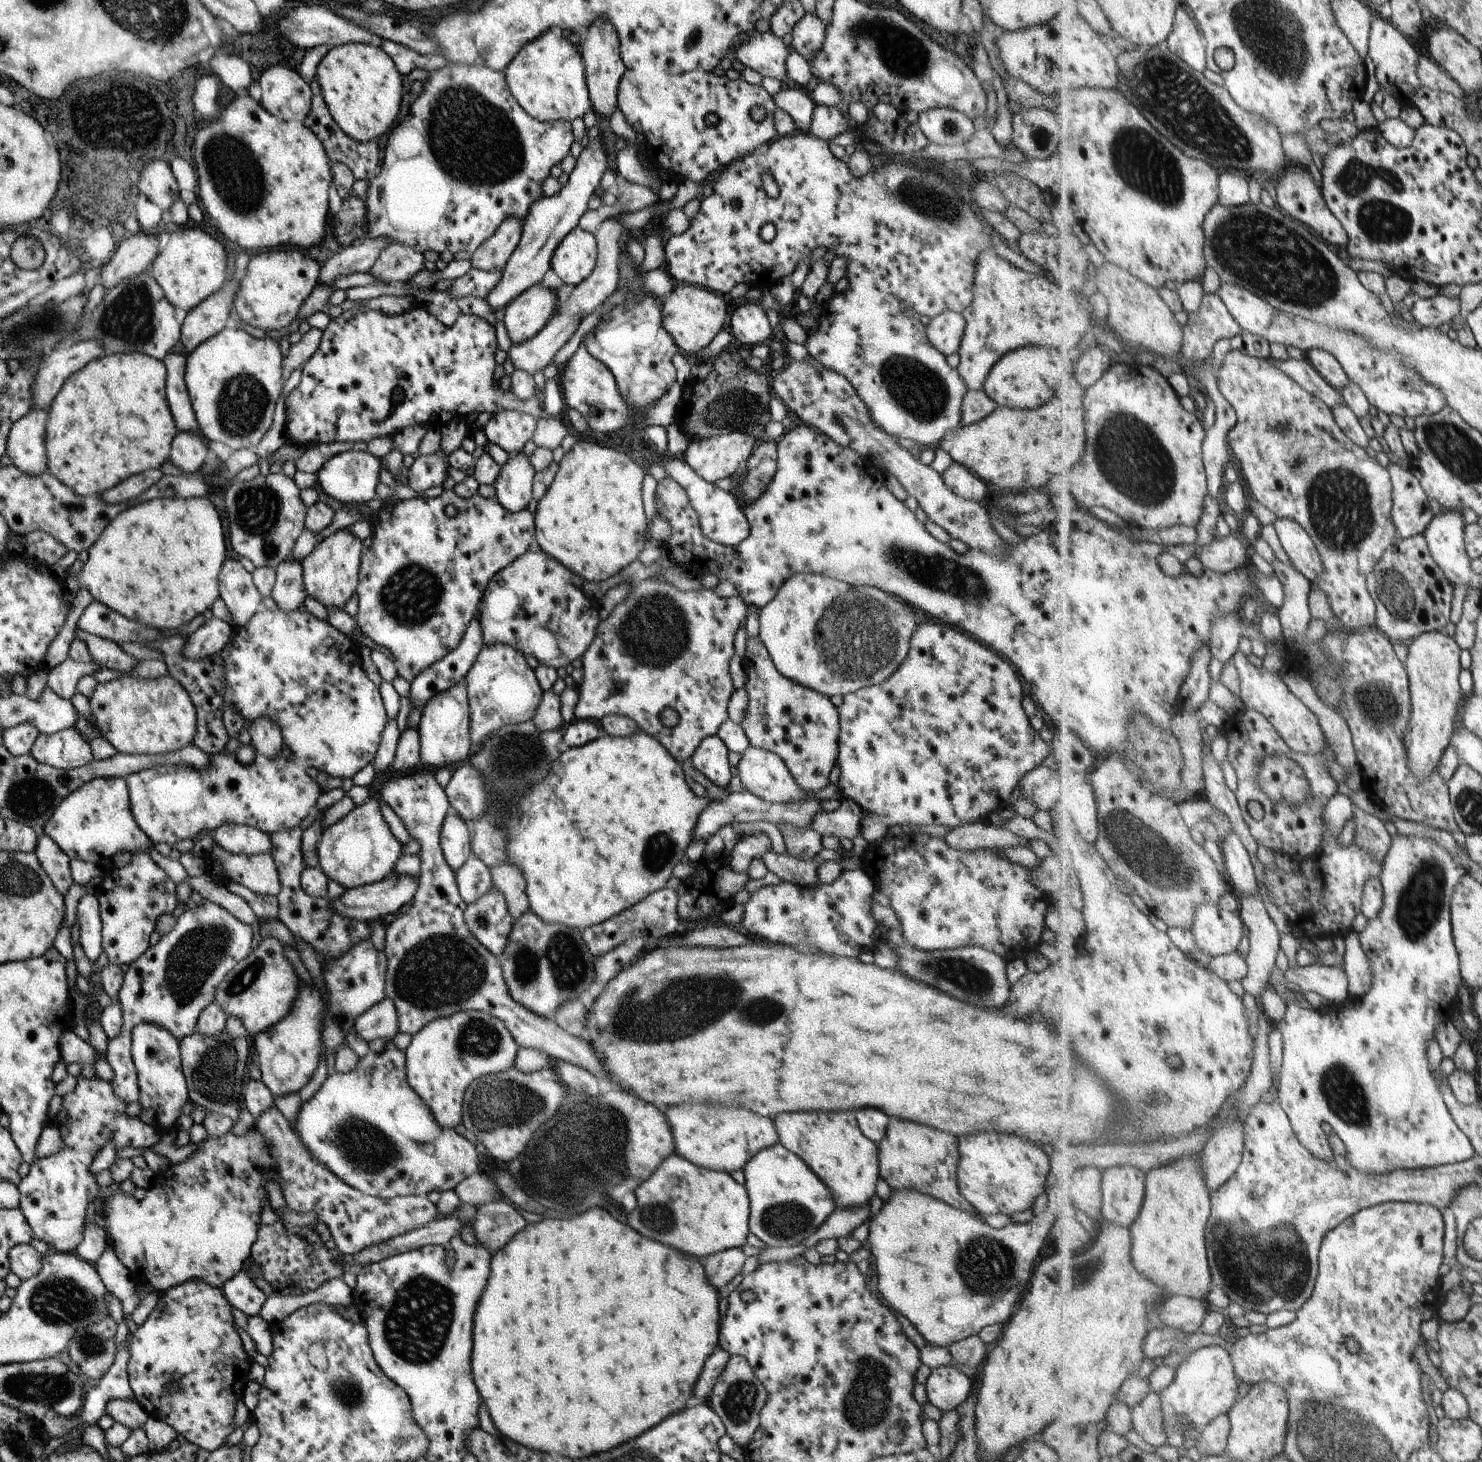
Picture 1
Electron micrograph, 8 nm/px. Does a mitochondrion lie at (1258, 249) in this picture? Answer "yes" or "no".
yes

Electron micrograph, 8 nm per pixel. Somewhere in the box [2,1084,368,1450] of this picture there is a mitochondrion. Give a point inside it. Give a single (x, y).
(58, 1301)

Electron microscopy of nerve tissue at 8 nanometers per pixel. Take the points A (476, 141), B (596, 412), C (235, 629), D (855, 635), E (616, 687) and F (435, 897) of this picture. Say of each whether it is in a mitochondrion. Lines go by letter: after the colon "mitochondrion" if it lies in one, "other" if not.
A: mitochondrion
B: other
C: other
D: mitochondrion
E: mitochondrion
F: other

